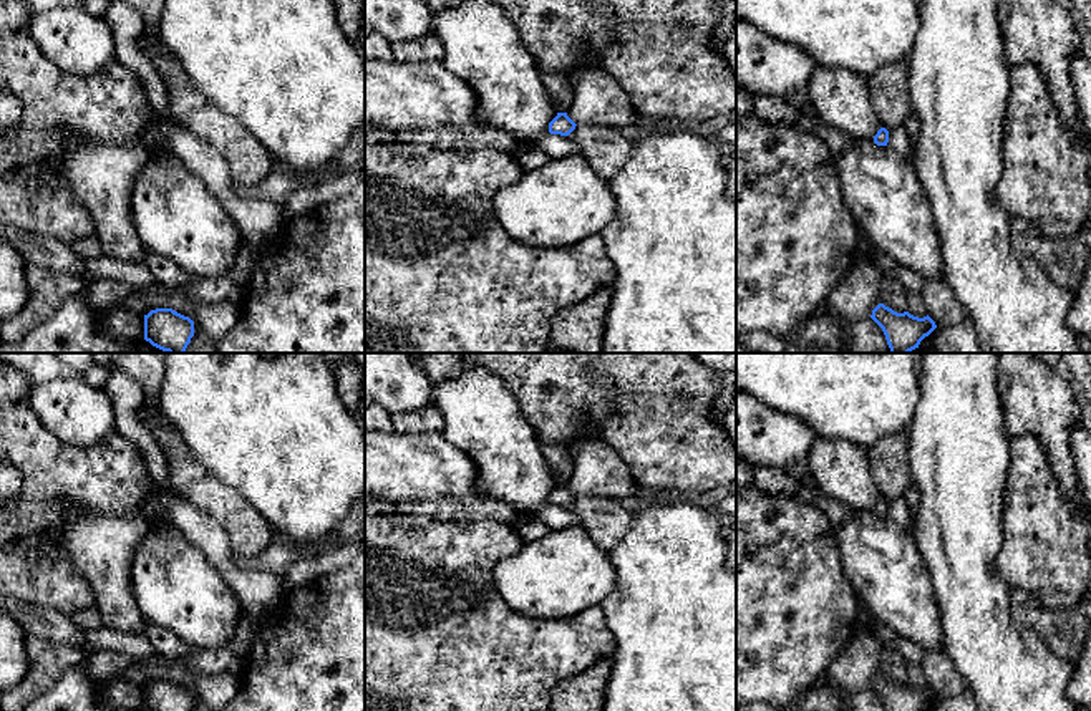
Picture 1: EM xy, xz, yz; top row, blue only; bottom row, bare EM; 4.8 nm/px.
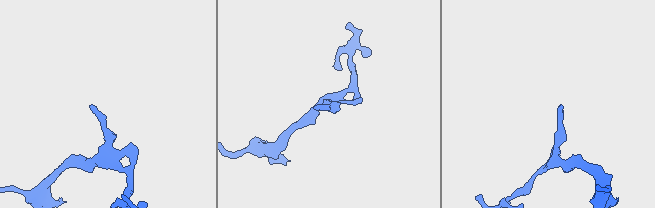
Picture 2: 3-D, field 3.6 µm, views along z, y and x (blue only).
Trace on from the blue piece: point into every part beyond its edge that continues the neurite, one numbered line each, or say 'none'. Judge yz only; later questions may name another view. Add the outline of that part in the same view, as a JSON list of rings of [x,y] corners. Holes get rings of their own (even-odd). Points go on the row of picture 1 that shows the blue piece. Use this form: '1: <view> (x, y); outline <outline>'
none

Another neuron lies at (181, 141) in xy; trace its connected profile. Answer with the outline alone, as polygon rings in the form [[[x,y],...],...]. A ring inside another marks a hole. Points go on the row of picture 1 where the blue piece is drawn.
[[[153,111],[144,128],[146,131],[154,131],[161,136],[187,169],[204,181],[235,222],[244,249],[257,255],[274,242],[289,217],[282,206],[267,199],[244,199],[235,196],[227,161],[214,148],[204,144],[176,123],[164,121]]]

